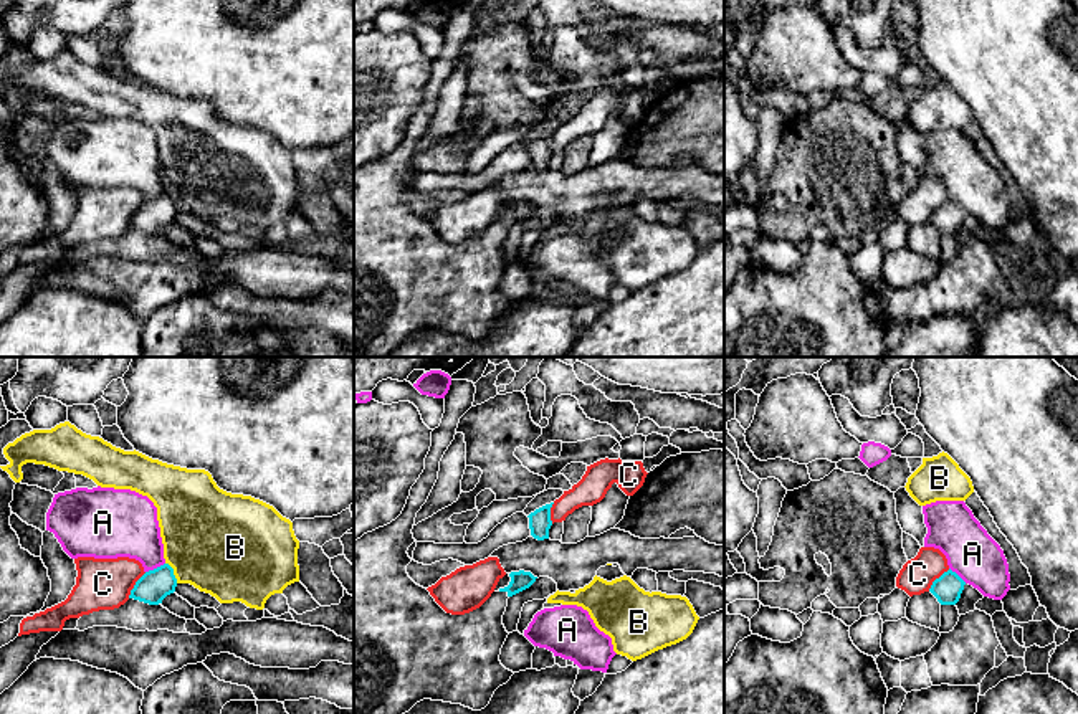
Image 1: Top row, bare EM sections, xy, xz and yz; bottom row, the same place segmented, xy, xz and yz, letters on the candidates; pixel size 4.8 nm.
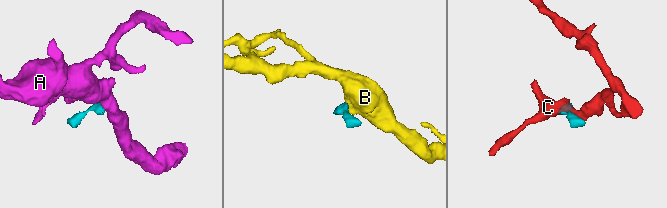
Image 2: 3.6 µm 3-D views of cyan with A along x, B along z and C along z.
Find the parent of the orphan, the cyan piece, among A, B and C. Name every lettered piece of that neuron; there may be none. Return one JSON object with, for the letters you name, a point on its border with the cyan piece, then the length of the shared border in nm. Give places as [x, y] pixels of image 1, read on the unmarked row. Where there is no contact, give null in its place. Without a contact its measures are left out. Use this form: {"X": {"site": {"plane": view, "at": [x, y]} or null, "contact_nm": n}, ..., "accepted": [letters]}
{"accepted": []}

